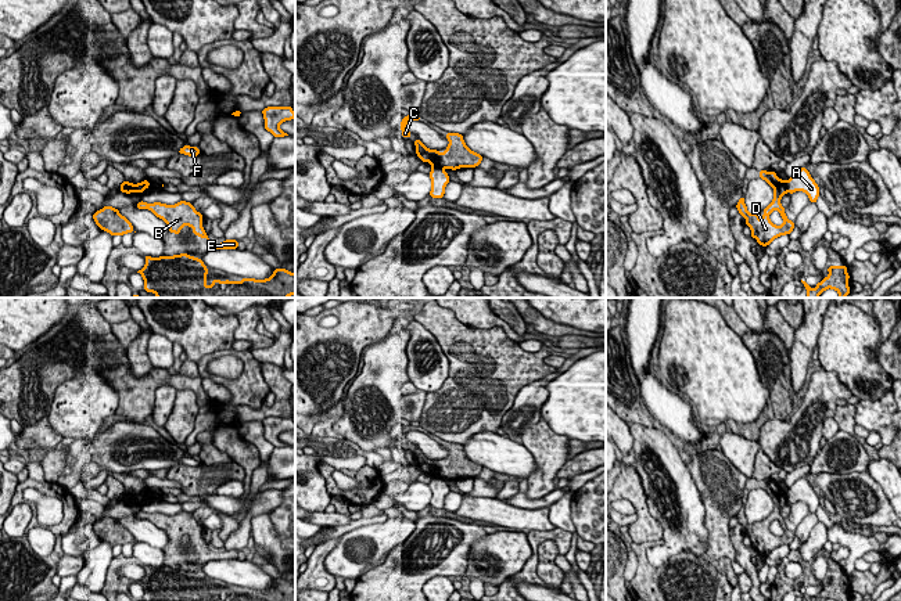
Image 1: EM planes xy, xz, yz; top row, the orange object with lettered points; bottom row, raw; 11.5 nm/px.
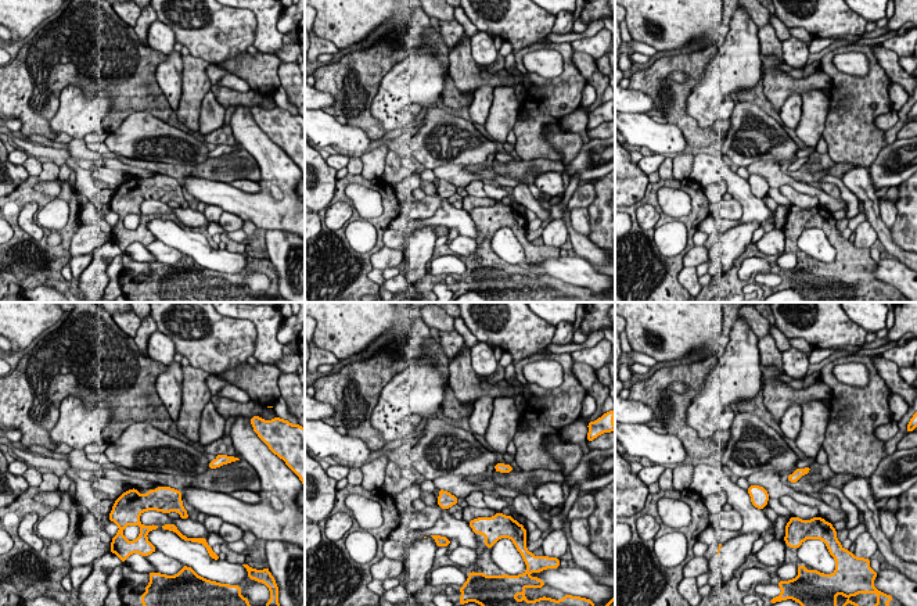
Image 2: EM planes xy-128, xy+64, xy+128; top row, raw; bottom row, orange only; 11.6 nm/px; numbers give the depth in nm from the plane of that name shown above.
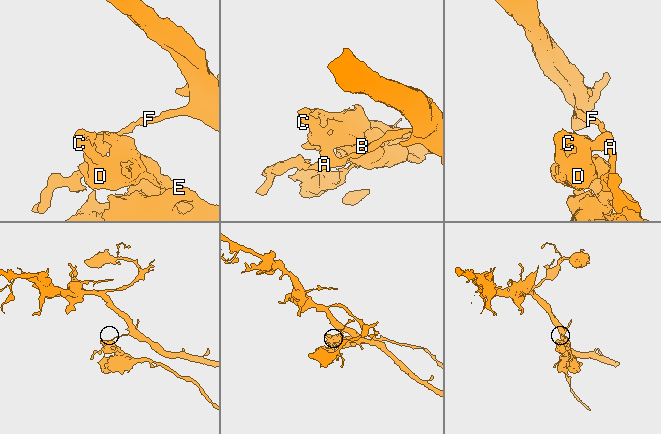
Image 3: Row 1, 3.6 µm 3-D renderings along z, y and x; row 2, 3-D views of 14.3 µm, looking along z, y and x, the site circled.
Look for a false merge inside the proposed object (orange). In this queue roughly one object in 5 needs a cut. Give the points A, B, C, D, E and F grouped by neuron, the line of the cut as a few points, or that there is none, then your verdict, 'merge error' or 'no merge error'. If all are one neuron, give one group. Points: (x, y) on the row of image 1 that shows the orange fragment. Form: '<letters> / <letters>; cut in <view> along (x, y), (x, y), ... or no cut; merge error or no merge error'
A F / B C D E; cut in xz along (433, 166), (442, 169); merge error

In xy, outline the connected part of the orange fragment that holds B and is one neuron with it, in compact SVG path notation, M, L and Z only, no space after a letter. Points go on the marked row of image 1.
M140 201L136 204L136 208L139 209L148 209L151 210L157 217L164 219L165 223L169 227L170 233L175 233L179 235L183 226L189 226L193 228L193 233L201 238L207 240L207 248L211 249L236 249L238 248L238 242L236 240L226 240L220 244L213 244L208 234L205 233L202 227L202 213L198 213L193 204L180 201L175 205L166 205L161 202L147 204Z

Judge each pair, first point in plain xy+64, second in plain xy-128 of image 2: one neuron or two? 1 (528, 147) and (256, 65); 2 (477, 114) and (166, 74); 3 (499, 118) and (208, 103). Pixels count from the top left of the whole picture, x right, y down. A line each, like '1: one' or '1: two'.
1: one
2: one
3: two

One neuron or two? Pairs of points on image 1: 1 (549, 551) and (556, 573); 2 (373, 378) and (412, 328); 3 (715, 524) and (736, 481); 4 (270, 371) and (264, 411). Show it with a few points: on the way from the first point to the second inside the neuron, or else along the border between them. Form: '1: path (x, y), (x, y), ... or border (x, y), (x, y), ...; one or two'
1: path (548, 557), (550, 568); one
2: border (405, 330), (409, 335), (406, 348), (408, 364); two
3: path (718, 513), (725, 492); one
4: path (277, 382), (279, 403), (275, 407); one

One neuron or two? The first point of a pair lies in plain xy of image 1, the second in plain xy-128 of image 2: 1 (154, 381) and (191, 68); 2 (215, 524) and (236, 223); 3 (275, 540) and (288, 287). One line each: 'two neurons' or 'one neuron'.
1: two neurons
2: one neuron
3: one neuron

